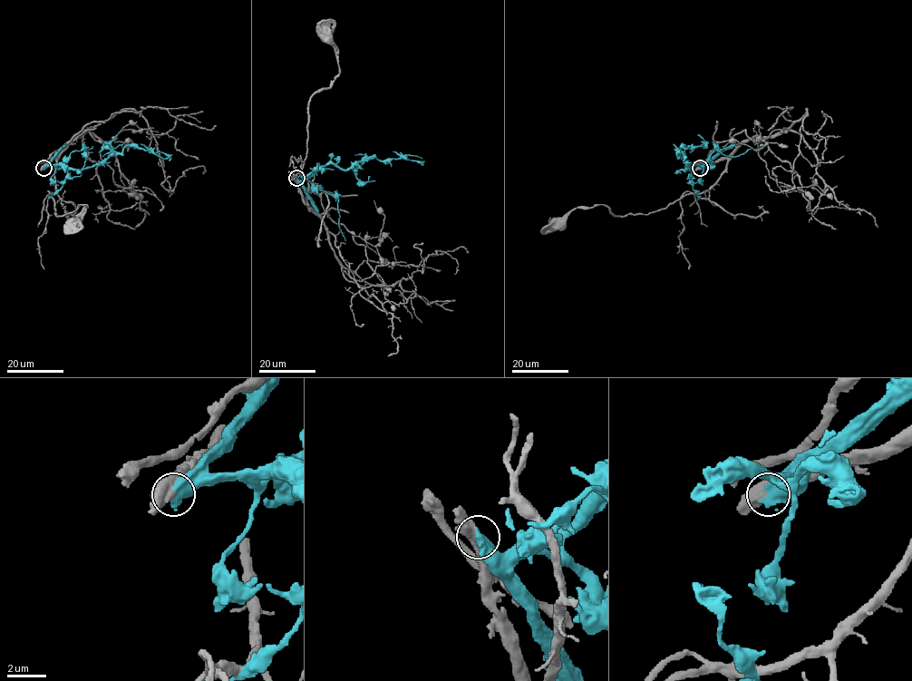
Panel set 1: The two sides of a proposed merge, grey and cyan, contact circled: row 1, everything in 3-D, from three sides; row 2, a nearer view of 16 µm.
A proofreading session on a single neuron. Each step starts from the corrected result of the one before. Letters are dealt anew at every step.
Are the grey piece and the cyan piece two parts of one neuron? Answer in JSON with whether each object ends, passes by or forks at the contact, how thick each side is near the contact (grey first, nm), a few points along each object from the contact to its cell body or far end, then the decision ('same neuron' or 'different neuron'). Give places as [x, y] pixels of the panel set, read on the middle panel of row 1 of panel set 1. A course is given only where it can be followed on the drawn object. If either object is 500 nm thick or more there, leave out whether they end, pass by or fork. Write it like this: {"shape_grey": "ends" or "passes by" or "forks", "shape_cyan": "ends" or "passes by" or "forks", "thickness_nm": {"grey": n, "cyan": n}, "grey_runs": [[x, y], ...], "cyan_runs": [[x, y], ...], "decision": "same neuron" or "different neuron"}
{"thickness_nm": {"grey": 500, "cyan": 650}, "grey_runs": [[296, 178], [308, 206], [302, 168], [309, 99], [328, 89], [339, 73], [338, 56], [323, 34]], "cyan_runs": [[296, 178], [308, 179], [321, 168], [334, 163], [346, 170], [374, 157], [380, 160], [403, 158], [421, 161]], "decision": "different neuron"}

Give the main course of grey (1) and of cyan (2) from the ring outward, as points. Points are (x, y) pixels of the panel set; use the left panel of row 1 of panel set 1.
1: (43, 168), (50, 160), (55, 160), (55, 189), (49, 193), (56, 216), (86, 206), (71, 222)
2: (43, 168), (64, 165), (82, 170), (119, 154), (127, 145), (137, 145), (154, 153), (163, 152), (169, 160)

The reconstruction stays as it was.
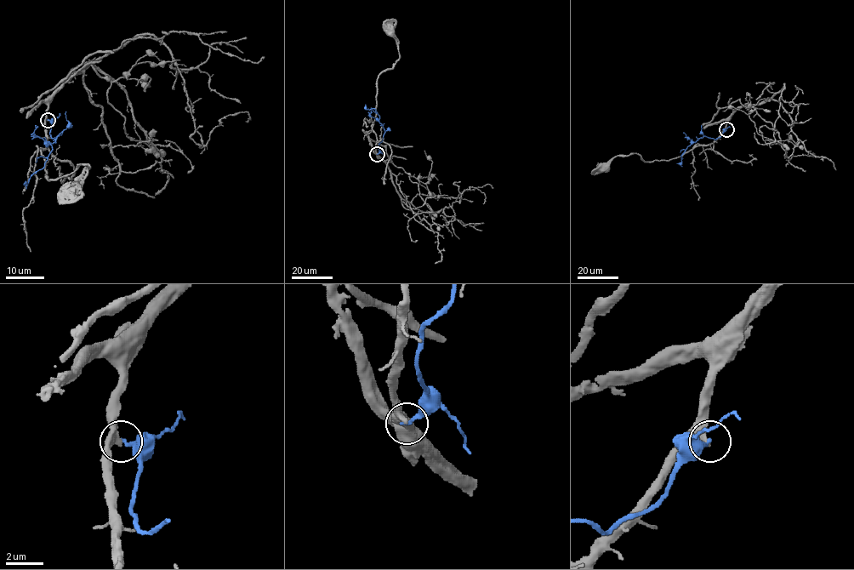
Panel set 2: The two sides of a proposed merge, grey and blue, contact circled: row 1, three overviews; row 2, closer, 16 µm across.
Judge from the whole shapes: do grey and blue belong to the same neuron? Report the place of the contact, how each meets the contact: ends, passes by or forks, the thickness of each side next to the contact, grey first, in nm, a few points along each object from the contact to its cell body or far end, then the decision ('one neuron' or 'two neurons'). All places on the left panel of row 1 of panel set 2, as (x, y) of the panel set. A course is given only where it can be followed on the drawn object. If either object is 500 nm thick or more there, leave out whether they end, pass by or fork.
place (48, 120); grey ends; blue ends; calibres 400 and 220 nm; course grey (48, 119), (47, 145), (38, 149), (48, 179), (74, 173), (82, 163), (88, 166), (67, 188); course blue (48, 119), (53, 138), (61, 132), (60, 134), (51, 144), (52, 151), (45, 165), (25, 183); two neurons

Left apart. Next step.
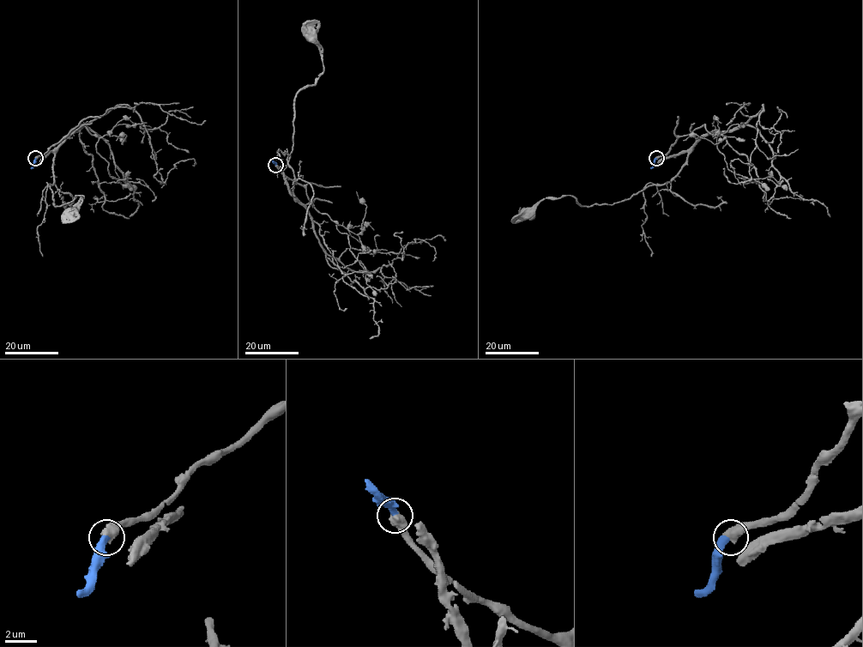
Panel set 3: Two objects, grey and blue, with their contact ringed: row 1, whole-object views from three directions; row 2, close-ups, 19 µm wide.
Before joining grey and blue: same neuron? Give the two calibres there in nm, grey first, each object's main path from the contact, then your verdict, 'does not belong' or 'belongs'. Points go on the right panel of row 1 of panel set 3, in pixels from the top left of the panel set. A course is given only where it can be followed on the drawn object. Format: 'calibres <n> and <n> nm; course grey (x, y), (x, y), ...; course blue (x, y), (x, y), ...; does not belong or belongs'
calibres 650 and 440 nm; course grey (656, 159), (704, 124), (729, 169), (780, 180), (740, 125), (627, 199), (526, 212); course blue (656, 159), (650, 169); belongs

